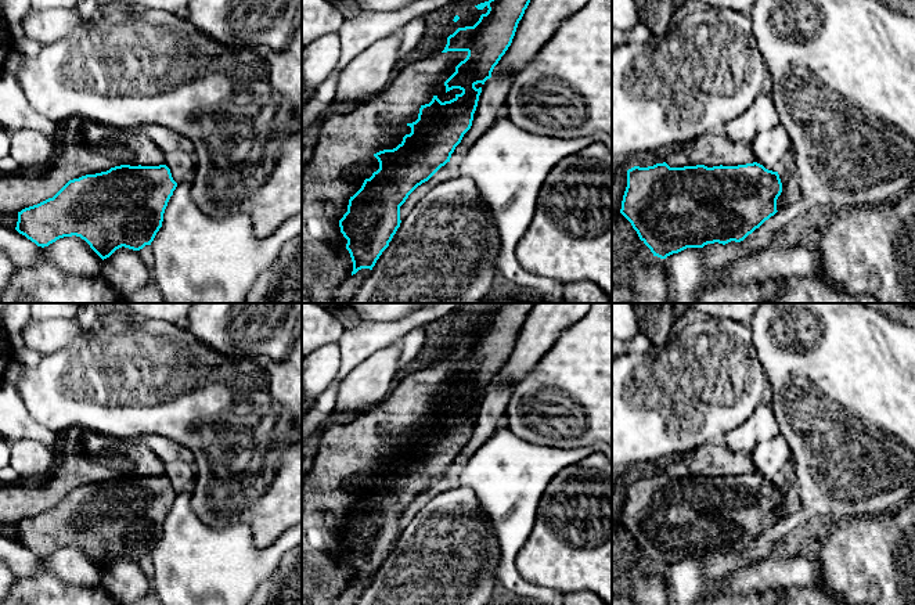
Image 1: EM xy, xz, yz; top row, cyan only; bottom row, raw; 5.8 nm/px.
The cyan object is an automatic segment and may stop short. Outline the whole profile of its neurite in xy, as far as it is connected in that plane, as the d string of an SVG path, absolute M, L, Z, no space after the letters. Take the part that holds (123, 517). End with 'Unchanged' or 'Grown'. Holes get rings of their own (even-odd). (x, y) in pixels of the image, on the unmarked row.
M166 475L115 476L69 490L53 508L22 519L15 540L42 558L64 547L80 547L104 570L122 557L140 561L151 555L176 497Z. Unchanged

